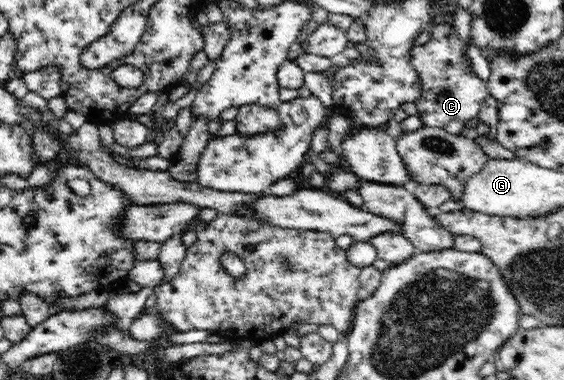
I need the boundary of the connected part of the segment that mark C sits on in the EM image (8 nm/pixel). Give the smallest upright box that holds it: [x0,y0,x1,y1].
[409,23,488,135]

